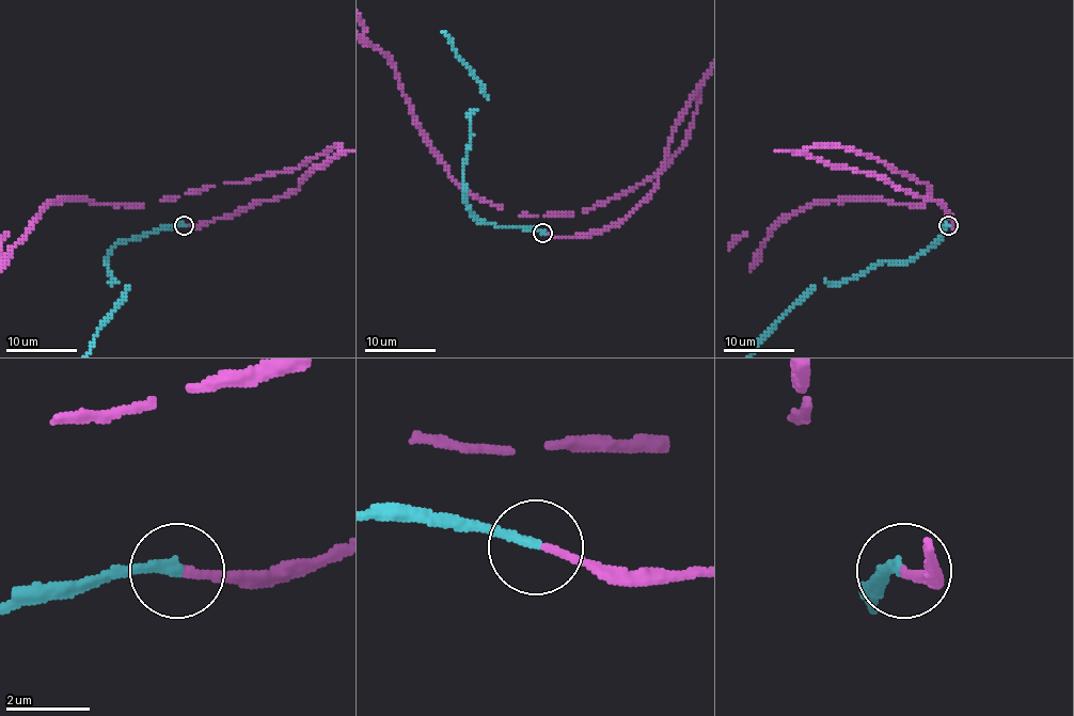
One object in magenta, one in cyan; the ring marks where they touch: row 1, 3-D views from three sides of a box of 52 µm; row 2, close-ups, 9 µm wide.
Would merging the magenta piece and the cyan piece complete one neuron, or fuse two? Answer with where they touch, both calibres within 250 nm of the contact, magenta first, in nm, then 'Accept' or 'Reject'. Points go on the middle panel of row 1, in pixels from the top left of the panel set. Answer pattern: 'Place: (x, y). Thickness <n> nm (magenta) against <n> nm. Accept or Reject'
Place: (542, 233). Thickness 180 nm (magenta) against 220 nm. Accept

